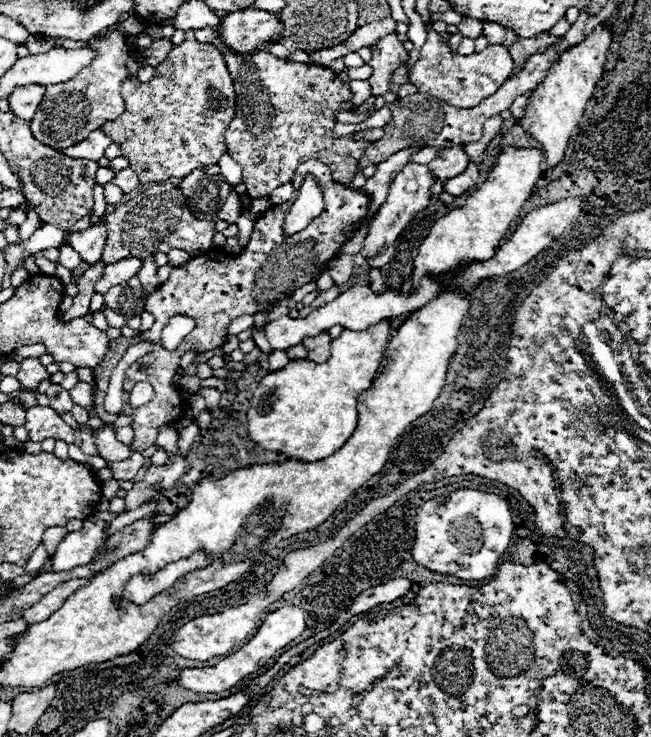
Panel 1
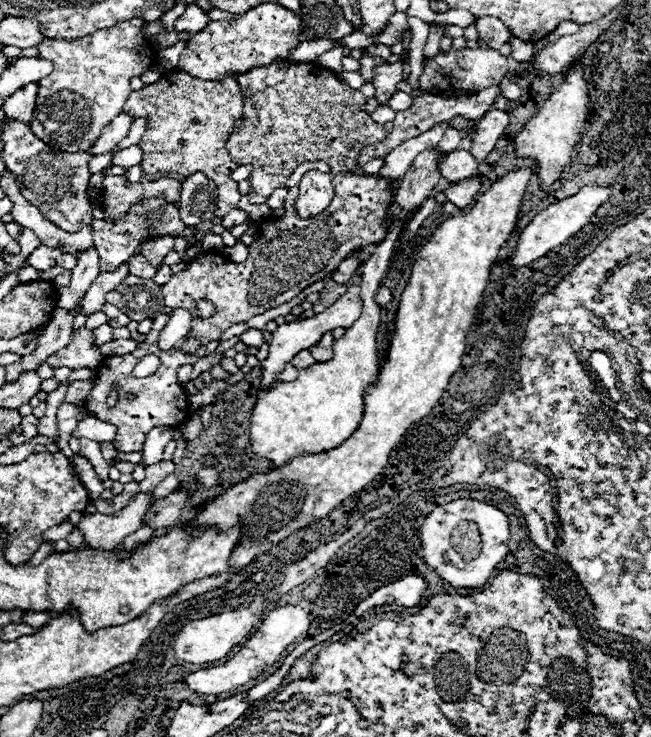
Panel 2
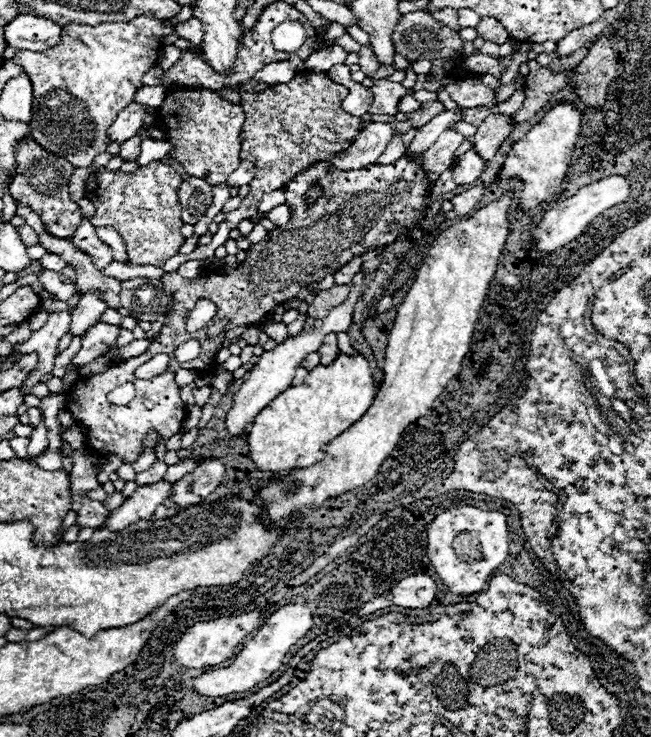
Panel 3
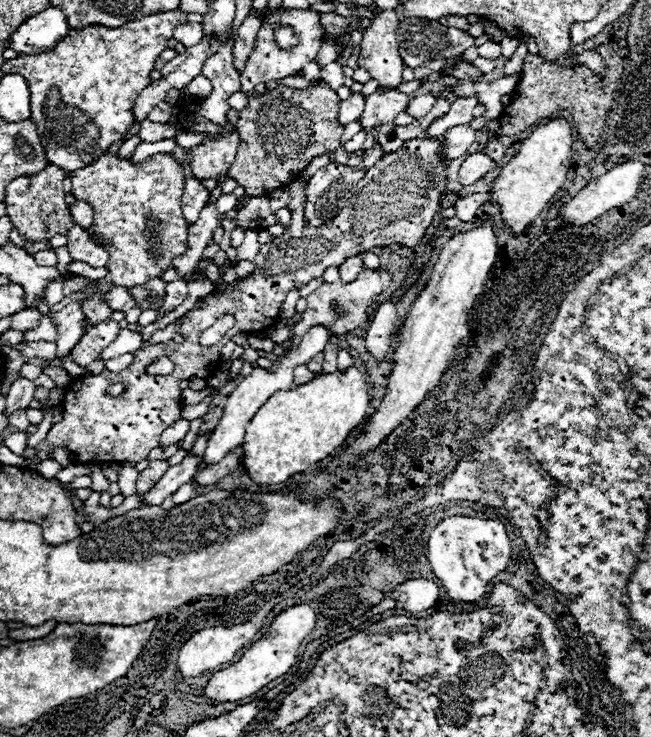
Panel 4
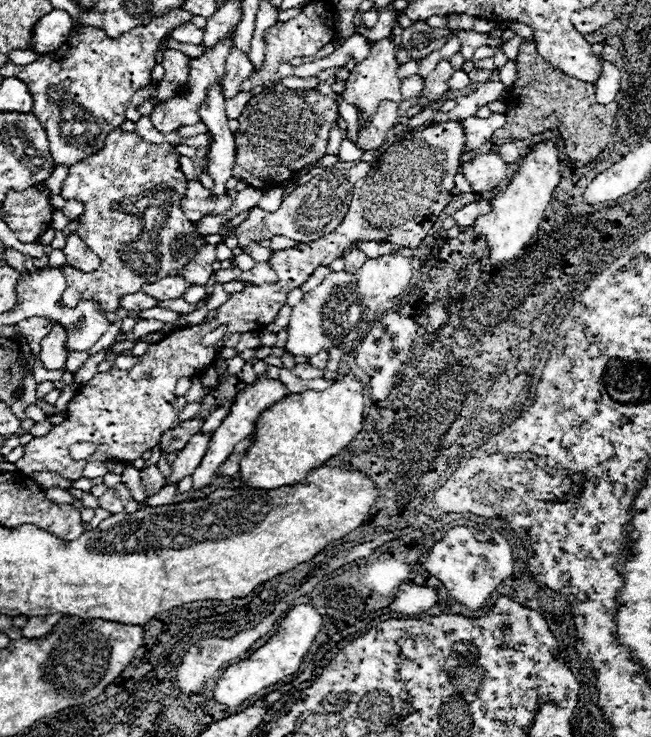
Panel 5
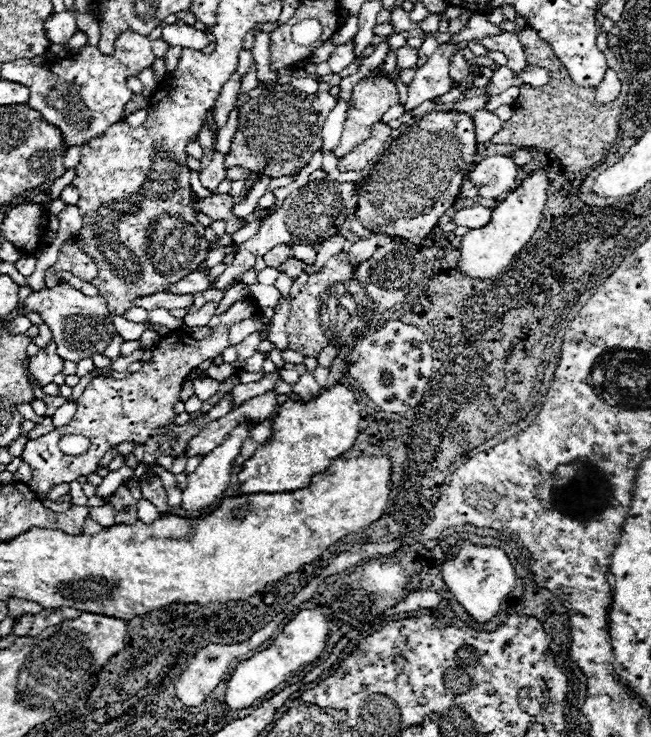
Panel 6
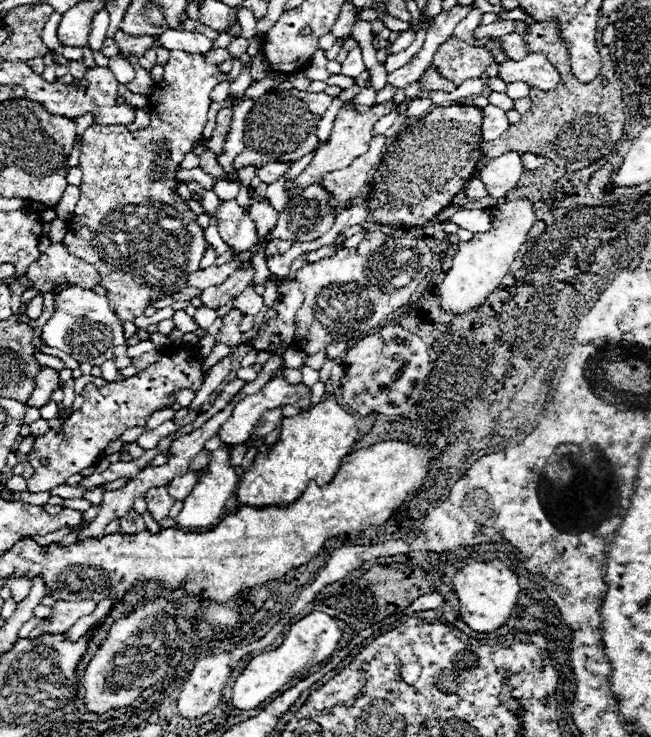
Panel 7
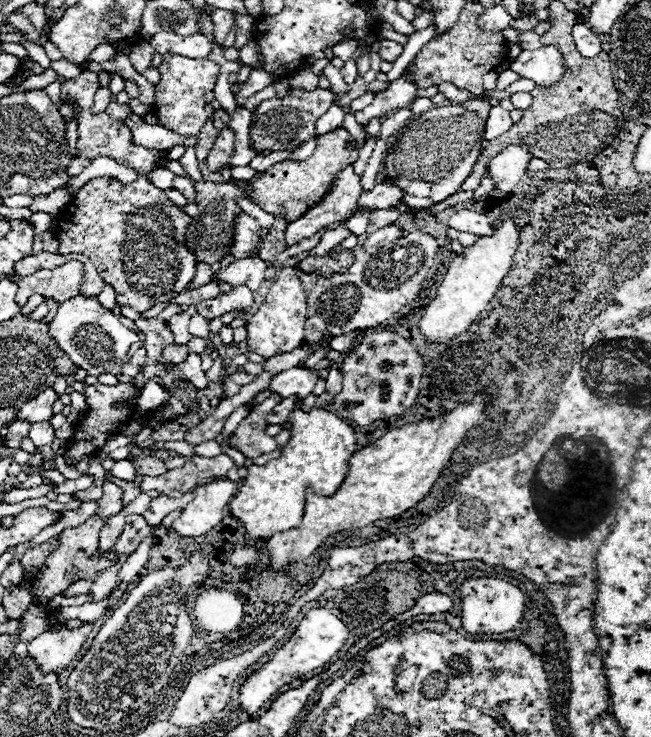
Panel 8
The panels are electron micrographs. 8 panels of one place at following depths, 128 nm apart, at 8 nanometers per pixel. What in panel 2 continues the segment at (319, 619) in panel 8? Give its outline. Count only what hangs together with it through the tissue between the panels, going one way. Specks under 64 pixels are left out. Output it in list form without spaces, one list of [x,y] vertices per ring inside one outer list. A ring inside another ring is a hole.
[[[282,606],[282,608],[276,608],[272,610],[260,624],[258,632],[246,642],[246,646],[234,656],[230,658],[228,662],[216,666],[216,668],[202,668],[202,670],[196,670],[192,674],[188,674],[184,678],[186,686],[198,694],[222,694],[222,692],[228,692],[232,688],[238,688],[238,686],[244,686],[246,682],[258,678],[264,670],[268,670],[276,660],[278,656],[284,652],[284,648],[288,644],[292,644],[296,638],[304,636],[308,632],[308,626],[310,626],[310,614],[300,608],[300,606]]]

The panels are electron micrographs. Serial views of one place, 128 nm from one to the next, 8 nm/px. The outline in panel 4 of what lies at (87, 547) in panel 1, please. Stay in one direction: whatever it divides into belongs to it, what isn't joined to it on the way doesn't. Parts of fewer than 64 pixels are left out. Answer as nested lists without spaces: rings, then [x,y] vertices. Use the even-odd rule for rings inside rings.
[[[188,454],[178,466],[170,466],[170,470],[166,470],[162,480],[156,486],[152,486],[152,490],[148,490],[146,494],[140,494],[142,504],[160,506],[166,496],[174,494],[182,484],[186,484],[194,478],[198,464],[200,464],[200,460],[196,456]]]

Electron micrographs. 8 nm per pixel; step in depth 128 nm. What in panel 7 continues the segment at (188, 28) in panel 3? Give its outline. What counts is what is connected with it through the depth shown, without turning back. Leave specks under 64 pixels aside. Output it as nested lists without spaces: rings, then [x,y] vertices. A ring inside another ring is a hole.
[[[166,28],[158,36],[158,42],[162,48],[168,48],[168,50],[184,50],[184,52],[196,52],[196,54],[204,54],[212,48],[210,38],[198,32],[190,32],[190,30]]]

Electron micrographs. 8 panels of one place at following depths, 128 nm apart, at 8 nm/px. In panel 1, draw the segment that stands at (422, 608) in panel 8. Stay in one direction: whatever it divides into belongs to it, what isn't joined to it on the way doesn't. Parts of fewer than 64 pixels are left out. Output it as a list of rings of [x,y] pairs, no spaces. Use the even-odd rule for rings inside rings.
[[[394,578],[386,584],[378,584],[370,590],[362,590],[362,594],[358,594],[358,598],[354,598],[354,602],[350,604],[352,608],[352,616],[354,614],[360,614],[360,612],[366,612],[378,604],[384,604],[384,602],[394,602],[398,600],[400,596],[404,596],[406,592],[410,592],[412,584],[410,580],[406,578]]]

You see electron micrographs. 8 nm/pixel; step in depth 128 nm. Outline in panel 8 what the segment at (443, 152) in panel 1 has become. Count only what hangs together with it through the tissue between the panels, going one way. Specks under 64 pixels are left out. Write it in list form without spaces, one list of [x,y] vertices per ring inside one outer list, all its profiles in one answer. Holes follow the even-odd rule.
[[[514,144],[506,146],[500,154],[496,154],[488,166],[488,176],[494,188],[498,188],[500,192],[510,192],[528,170],[530,158],[530,152]]]

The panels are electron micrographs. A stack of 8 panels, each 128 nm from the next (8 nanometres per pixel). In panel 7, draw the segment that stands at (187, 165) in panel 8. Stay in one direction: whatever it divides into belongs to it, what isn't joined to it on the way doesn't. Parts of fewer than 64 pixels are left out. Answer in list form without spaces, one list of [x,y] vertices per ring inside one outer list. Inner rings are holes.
[[[218,182],[218,184],[214,186],[214,192],[218,194],[220,200],[232,200],[232,198],[236,198],[238,188],[240,188],[240,186],[238,186],[236,182]]]

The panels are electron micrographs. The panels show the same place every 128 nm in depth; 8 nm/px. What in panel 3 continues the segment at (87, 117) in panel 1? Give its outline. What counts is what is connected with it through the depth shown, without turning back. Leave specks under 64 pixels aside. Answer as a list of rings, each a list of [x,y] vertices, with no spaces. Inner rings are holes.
[[[138,16],[130,22],[116,24],[98,24],[98,26],[82,26],[70,24],[62,30],[62,40],[46,52],[30,52],[18,50],[14,62],[26,70],[26,76],[32,80],[34,102],[32,102],[32,138],[48,152],[64,156],[78,168],[86,168],[94,162],[94,158],[106,152],[108,138],[106,132],[112,126],[116,114],[126,108],[138,88],[142,88],[142,76],[156,66],[162,50],[164,36],[172,34],[174,28],[162,26],[162,20]]]

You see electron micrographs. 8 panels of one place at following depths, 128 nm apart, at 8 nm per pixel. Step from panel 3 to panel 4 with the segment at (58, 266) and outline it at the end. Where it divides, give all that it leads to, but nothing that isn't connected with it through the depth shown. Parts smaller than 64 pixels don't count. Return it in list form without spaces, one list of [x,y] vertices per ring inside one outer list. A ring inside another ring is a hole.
[[[42,250],[42,252],[36,252],[34,254],[36,262],[42,264],[42,266],[56,266],[58,264],[58,258],[56,258],[56,252],[52,250]]]

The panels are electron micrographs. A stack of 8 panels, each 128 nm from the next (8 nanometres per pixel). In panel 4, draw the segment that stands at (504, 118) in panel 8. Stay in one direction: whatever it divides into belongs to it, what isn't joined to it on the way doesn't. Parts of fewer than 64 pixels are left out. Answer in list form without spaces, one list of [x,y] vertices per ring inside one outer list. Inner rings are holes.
[[[460,124],[442,136],[442,156],[444,160],[460,158],[472,144],[476,142],[476,130],[470,128],[470,124]]]

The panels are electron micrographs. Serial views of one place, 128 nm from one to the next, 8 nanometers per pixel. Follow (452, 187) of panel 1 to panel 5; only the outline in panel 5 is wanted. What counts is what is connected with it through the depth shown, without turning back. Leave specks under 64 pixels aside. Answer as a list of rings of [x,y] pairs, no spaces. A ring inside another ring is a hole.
[[[478,200],[478,202],[470,202],[466,204],[464,208],[460,208],[458,212],[454,212],[454,220],[460,224],[460,226],[474,226],[476,218],[480,214],[486,214],[490,212],[490,202],[488,200]]]

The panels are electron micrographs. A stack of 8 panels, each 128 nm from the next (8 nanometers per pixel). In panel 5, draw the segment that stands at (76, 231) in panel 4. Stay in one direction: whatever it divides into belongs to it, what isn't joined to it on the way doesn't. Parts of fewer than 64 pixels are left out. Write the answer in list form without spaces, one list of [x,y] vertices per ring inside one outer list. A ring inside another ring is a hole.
[[[70,234],[66,236],[66,246],[64,246],[64,254],[66,260],[72,268],[78,268],[82,272],[94,272],[100,268],[102,260],[78,238],[78,234]]]

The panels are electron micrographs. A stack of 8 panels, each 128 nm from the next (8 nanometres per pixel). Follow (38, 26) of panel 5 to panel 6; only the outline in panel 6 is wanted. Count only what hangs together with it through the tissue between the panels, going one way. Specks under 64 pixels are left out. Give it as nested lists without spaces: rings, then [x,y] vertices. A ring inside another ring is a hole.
[[[64,10],[64,12],[52,14],[44,22],[44,30],[46,30],[46,38],[50,40],[50,44],[64,46],[70,40],[70,36],[78,30],[78,26],[76,26],[76,18],[72,14],[68,14],[68,10]]]

